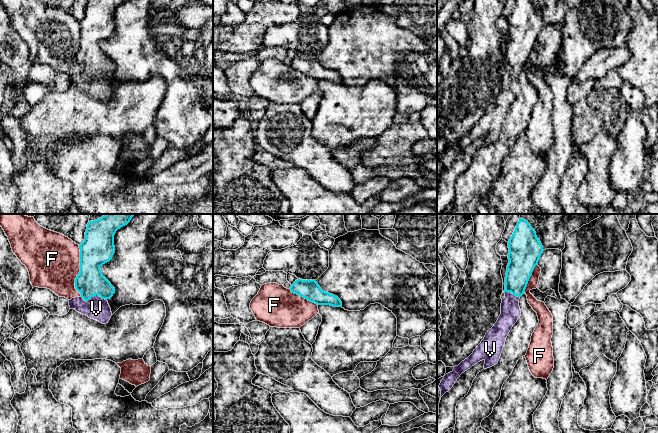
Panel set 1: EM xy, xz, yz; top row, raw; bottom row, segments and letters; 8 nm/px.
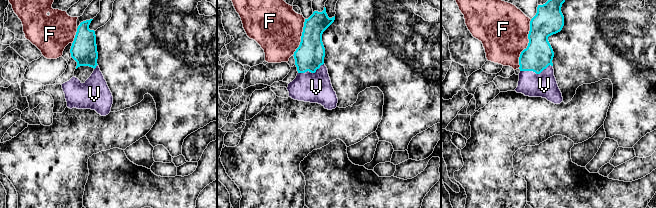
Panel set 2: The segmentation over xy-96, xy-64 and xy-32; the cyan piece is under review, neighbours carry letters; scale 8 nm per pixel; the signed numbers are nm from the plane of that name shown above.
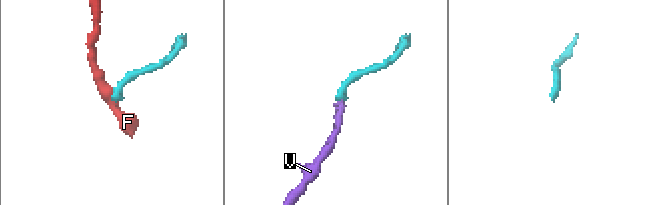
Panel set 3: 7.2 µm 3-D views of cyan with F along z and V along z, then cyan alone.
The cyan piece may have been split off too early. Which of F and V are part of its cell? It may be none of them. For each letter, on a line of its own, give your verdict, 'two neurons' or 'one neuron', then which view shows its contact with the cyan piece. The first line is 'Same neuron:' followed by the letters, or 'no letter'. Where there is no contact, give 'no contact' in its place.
Same neuron: V
F: two neurons; meets cyan in xy
V: one neuron; meets cyan in xy

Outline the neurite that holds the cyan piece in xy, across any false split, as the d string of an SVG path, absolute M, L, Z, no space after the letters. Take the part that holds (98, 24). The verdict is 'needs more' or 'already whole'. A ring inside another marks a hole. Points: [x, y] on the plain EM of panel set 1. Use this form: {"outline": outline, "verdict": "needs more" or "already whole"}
{"outline": "M87 0L85 15L80 24L80 48L75 54L75 64L81 70L69 76L70 85L108 99L112 92L108 80L115 64L103 52L100 43L109 38L114 29L114 11L127 0Z", "verdict": "needs more"}

